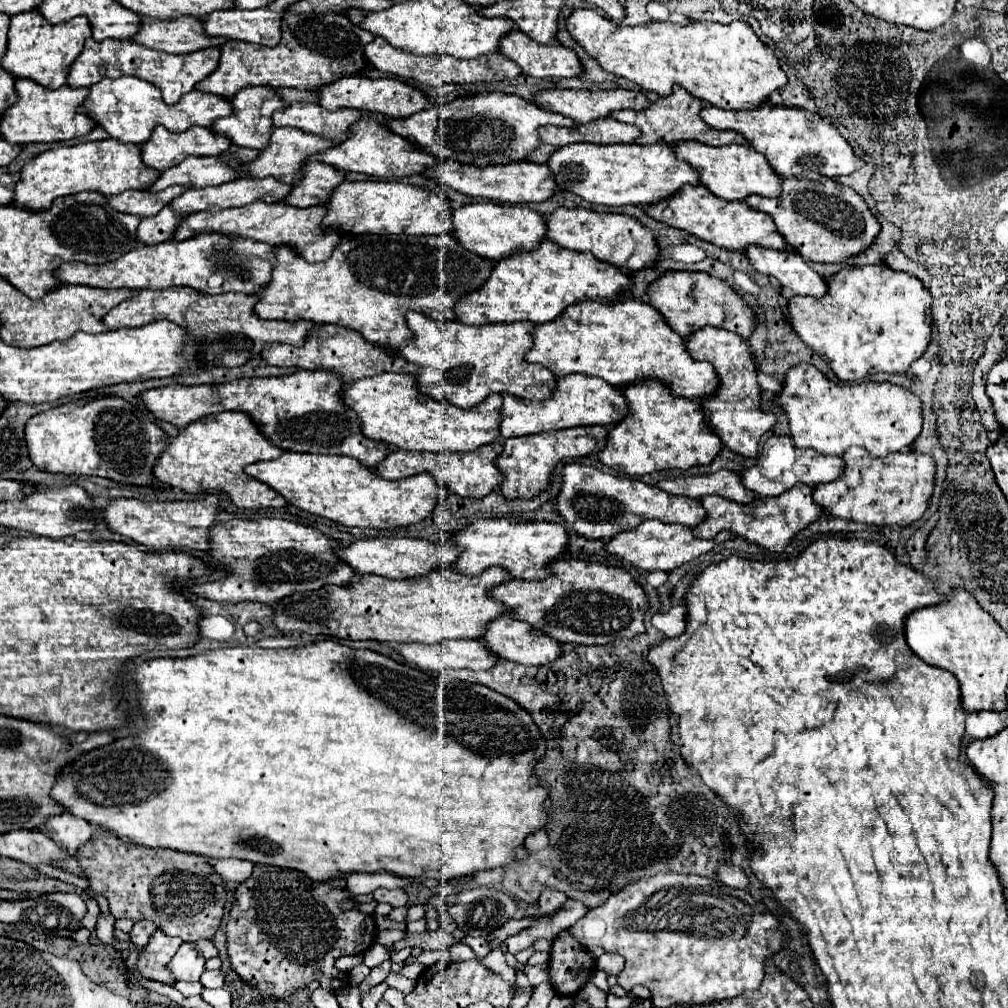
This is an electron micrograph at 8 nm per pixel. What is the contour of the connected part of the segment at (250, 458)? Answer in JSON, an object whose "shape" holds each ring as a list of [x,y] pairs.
{"shape":[[[221,412],[215,416],[205,416],[183,428],[167,444],[167,450],[155,464],[153,474],[157,480],[173,488],[181,488],[189,494],[203,494],[209,490],[227,492],[239,508],[281,508],[287,506],[287,500],[267,484],[247,476],[243,470],[247,464],[267,458],[279,458],[281,454],[283,450],[273,446],[261,434],[261,430],[257,430],[257,424],[251,420],[249,414]]]}

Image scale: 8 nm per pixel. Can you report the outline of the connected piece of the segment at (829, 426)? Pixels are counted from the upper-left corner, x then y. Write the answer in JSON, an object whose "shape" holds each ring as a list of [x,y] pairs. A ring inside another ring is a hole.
{"shape":[[[797,364],[787,372],[777,402],[787,412],[795,444],[815,448],[821,454],[845,454],[849,446],[861,446],[869,454],[887,456],[909,448],[923,426],[921,400],[911,390],[889,382],[839,386],[811,364]]]}

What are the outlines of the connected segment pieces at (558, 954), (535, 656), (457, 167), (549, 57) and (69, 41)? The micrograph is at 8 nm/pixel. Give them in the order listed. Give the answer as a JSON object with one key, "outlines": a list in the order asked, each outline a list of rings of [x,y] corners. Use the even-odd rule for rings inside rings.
{"outlines":[[[[569,930],[559,932],[559,936],[555,938],[551,946],[549,968],[553,990],[559,996],[575,996],[597,970],[595,958],[583,944],[573,938]]],[[[501,616],[493,622],[487,624],[487,632],[483,636],[483,642],[487,644],[489,650],[495,650],[495,654],[499,654],[499,658],[509,660],[509,662],[517,662],[523,666],[541,666],[541,664],[551,664],[555,662],[555,658],[559,658],[563,654],[563,644],[559,644],[559,640],[531,628],[527,622],[521,622],[513,616]]],[[[443,160],[439,166],[429,168],[423,172],[427,178],[437,176],[441,182],[449,184],[453,190],[473,196],[473,198],[487,198],[495,202],[509,202],[509,204],[529,204],[529,202],[545,202],[553,196],[555,190],[555,178],[551,178],[551,170],[547,164],[537,164],[537,162],[511,162],[505,166],[469,166],[469,164],[459,164],[457,160]]],[[[521,30],[507,34],[499,52],[517,62],[523,74],[533,78],[577,78],[583,72],[575,50],[561,44],[537,44]]],[[[21,12],[11,16],[9,26],[9,48],[3,58],[3,68],[17,78],[29,78],[45,88],[61,88],[67,82],[67,74],[77,54],[83,50],[83,42],[91,38],[91,24],[85,16],[75,16],[75,20],[51,24],[41,12]]]]}

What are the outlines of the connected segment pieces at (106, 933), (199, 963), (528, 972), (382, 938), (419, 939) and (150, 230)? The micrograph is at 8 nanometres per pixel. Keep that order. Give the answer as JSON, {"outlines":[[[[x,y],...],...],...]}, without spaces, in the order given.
{"outlines":[[[[99,914],[99,918],[97,918],[97,938],[101,940],[101,942],[105,942],[105,944],[113,944],[115,942],[115,938],[113,938],[113,926],[111,926],[111,914],[109,916],[103,916],[103,914]]],[[[183,942],[171,960],[171,970],[177,980],[199,982],[199,976],[205,972],[205,958],[193,942]]],[[[539,964],[539,966],[525,966],[523,968],[523,972],[525,972],[525,976],[529,978],[529,982],[533,984],[533,986],[537,986],[537,984],[541,984],[541,982],[549,982],[549,978],[547,978],[547,964]]],[[[379,930],[377,944],[389,946],[389,944],[395,944],[399,938],[403,938],[403,932],[401,930]]],[[[445,930],[435,932],[405,932],[405,938],[394,945],[396,951],[403,948],[421,948],[421,950],[449,950],[455,944],[455,938]]],[[[165,206],[157,216],[153,218],[145,218],[139,224],[137,236],[141,238],[143,244],[161,244],[173,238],[177,226],[181,224],[183,216],[175,214],[171,206]]]]}

